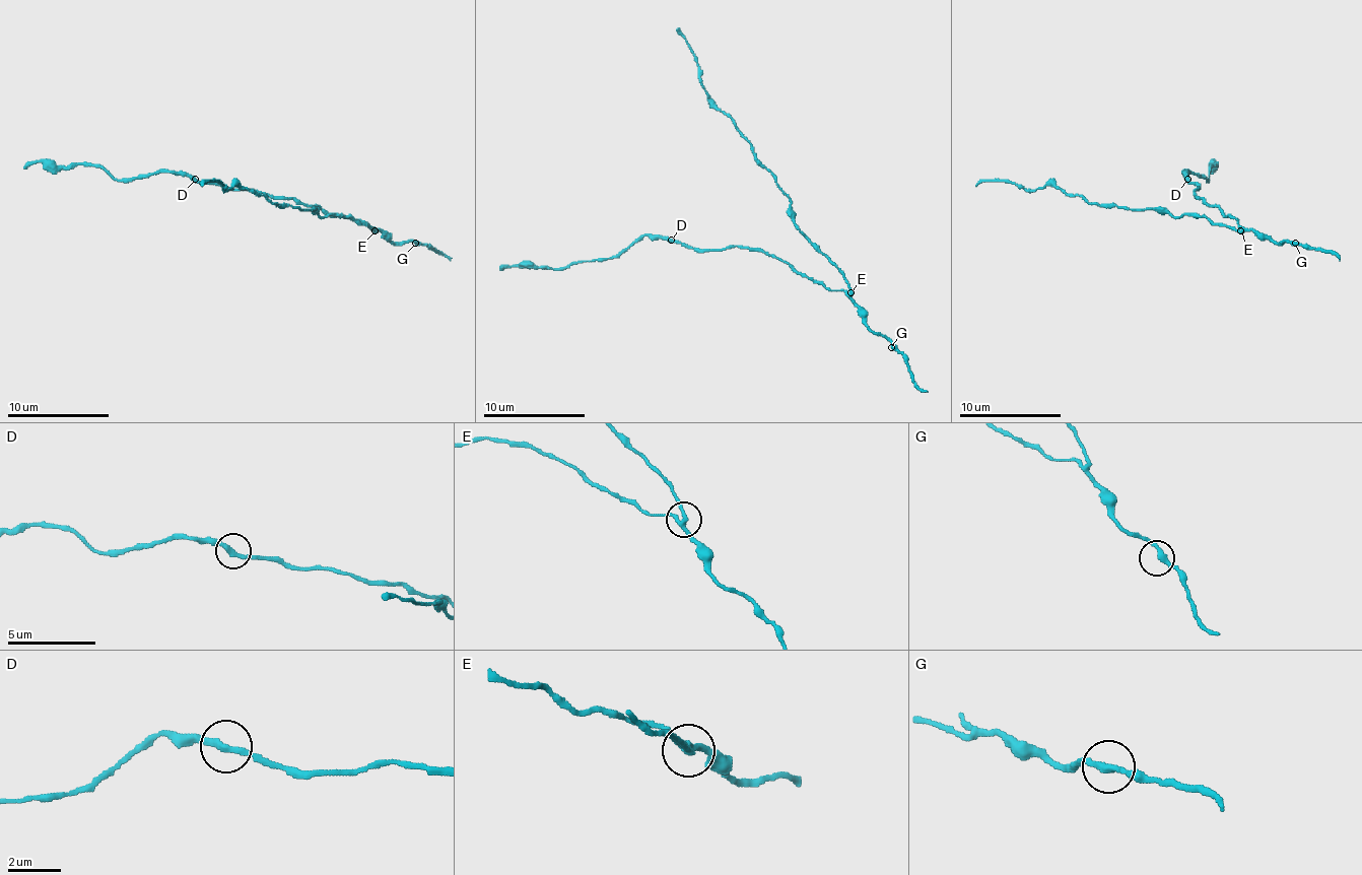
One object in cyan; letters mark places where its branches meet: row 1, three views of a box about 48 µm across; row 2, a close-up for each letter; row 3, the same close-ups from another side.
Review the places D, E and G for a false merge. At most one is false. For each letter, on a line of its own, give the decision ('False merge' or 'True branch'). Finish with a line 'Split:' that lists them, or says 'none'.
D: True branch
E: False merge
G: True branch
Split: E

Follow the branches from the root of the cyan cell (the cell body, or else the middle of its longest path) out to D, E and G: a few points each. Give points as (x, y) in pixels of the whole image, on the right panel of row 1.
D: (1231, 215), (1201, 199), (1196, 194), (1198, 187), (1187, 179)
E: (1231, 215), (1239, 220), (1241, 230)
G: (1231, 215), (1244, 227), (1270, 236), (1277, 243), (1285, 241), (1295, 243)

